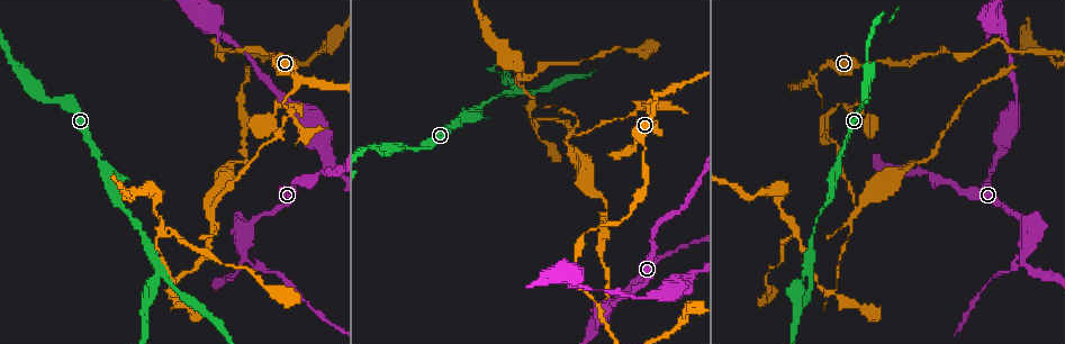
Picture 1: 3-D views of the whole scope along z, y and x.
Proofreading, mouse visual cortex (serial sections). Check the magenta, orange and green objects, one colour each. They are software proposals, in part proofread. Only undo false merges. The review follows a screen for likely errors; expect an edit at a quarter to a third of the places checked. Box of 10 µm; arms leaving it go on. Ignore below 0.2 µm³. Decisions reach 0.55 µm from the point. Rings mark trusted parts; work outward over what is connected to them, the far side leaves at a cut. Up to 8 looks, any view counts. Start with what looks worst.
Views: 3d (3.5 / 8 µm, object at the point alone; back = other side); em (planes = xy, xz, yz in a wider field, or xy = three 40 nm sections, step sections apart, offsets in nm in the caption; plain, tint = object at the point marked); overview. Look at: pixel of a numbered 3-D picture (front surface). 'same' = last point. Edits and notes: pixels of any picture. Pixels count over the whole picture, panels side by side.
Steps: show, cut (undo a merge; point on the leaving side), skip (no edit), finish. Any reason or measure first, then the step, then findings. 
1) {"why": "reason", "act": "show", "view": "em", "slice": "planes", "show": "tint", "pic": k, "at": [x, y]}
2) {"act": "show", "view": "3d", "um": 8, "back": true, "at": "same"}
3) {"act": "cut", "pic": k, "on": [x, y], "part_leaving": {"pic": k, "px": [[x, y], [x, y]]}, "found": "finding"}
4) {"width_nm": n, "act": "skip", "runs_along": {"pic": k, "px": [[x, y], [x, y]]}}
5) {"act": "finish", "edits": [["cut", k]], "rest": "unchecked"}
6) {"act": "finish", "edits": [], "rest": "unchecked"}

{"why": "sudden change in width", "act": "show", "view": "3d", "um": 8, "pic": 1, "at": [158, 270]}

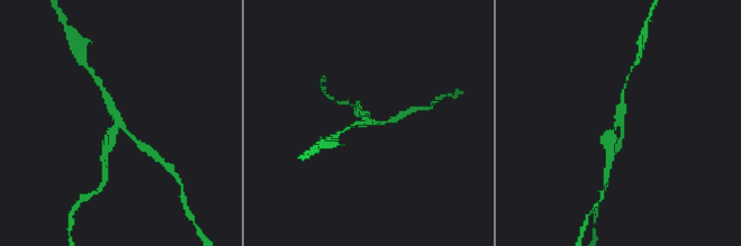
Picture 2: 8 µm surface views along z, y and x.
{"arms": 3, "arm_widths_nm": [150, 250, 250], "why": "shape alone is not enough", "act": "show", "view": "em", "slice": "planes", "show": "tint", "at": "same"}

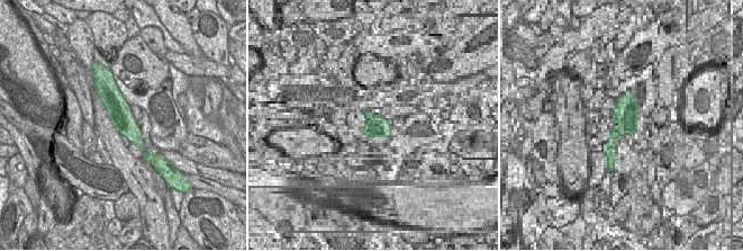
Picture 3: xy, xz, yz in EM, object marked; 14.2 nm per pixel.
{"act": "cut", "pic": 2, "on": [610, 142], "part_leaving": {"pic": 2, "px": [[116, 127], [107, 139], [106, 171]]}, "found": "a second cell is stuck on"}

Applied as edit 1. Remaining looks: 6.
{"why": "three arms meet", "act": "show", "view": "3d", "um": 3.5, "back": true, "pic": 1, "at": [1023, 257]}

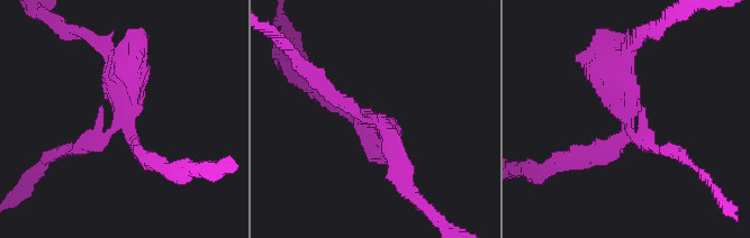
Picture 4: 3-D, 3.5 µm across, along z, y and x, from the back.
{"arms": 3, "arm_widths_nm": [200, 200, 450], "act": "show", "view": "em", "slice": "planes", "show": "tint", "pic": 4, "at": [375, 118]}

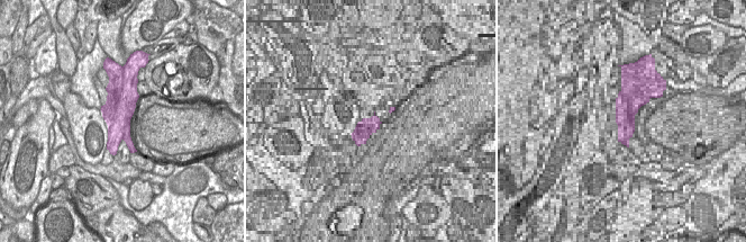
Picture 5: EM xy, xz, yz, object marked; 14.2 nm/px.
{"act": "cut", "pic": 4, "on": [136, 36], "part_leaving": {"pic": 4, "px": [[117, 61], [132, 106], [93, 144]]}, "found": "a second cell is stuck on"}

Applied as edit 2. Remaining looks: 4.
{"why": "thin neck", "act": "show", "view": "3d", "um": 3.5, "pic": 1, "at": [901, 61]}

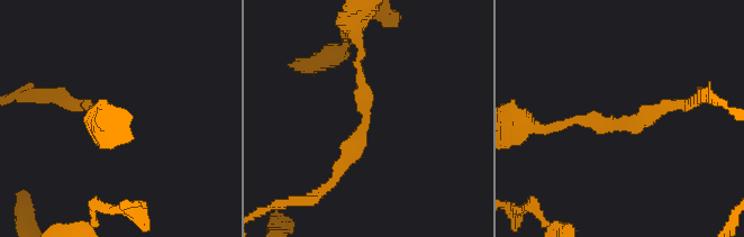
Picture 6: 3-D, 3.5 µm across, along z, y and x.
{"why": "now the EM", "act": "show", "view": "em", "slice": "xy", "step": 3, "show": "tint", "pic": 6, "at": [364, 118]}

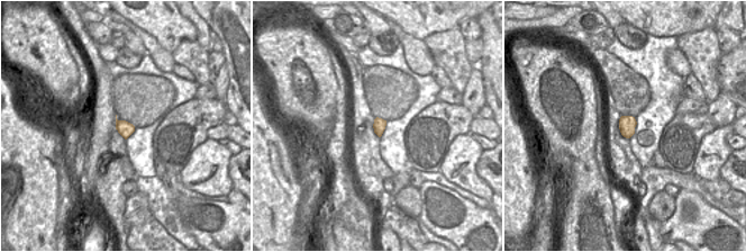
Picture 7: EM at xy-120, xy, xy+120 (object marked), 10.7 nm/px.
{"width_nm": 130, "act": "skip", "runs_along": {"pic": 6, "px": [[360, 49], [366, 125], [336, 179]]}, "found": "continuous, no second cell"}

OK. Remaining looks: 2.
{"act": "finish", "edits": [["cut", 2], ["cut", 4]], "rest": "unchecked"}

